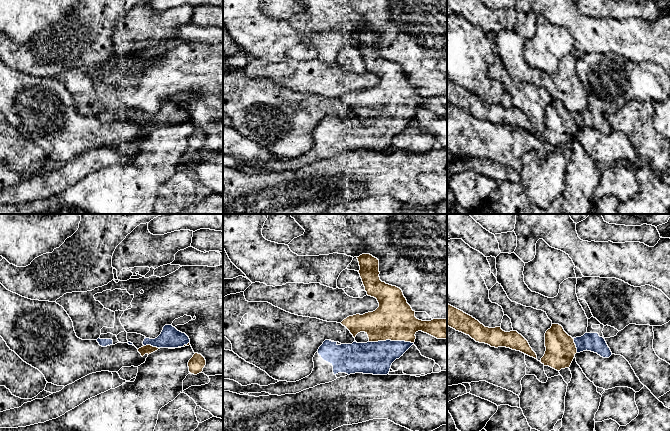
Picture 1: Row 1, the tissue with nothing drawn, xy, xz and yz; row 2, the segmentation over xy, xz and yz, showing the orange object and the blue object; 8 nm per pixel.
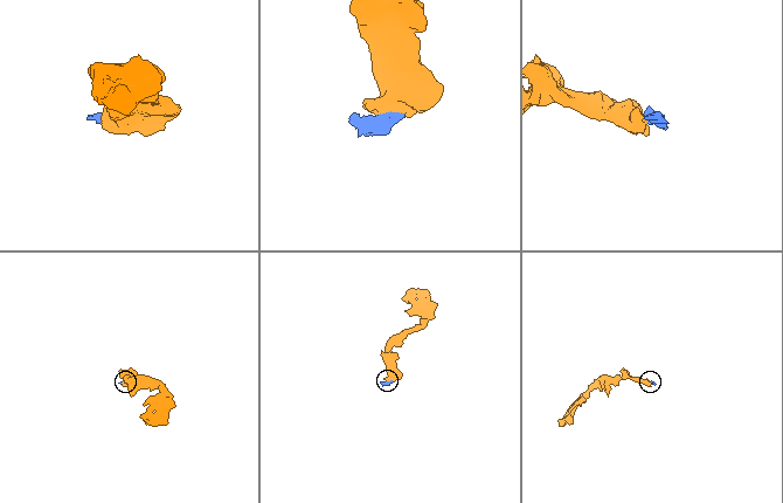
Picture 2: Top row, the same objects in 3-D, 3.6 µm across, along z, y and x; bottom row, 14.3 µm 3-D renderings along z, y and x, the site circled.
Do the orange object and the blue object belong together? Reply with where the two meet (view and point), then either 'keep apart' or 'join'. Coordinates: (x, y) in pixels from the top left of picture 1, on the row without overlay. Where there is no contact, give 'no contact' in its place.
contact xz (391, 116); join

